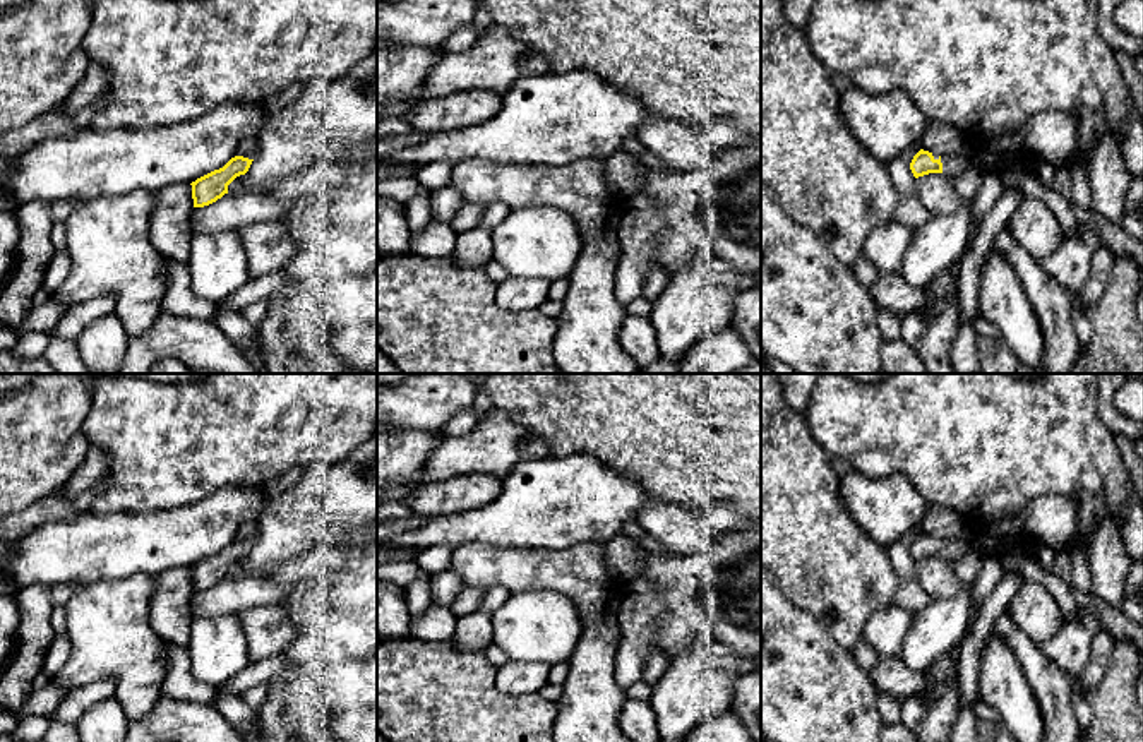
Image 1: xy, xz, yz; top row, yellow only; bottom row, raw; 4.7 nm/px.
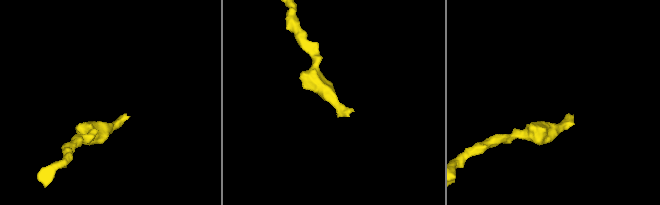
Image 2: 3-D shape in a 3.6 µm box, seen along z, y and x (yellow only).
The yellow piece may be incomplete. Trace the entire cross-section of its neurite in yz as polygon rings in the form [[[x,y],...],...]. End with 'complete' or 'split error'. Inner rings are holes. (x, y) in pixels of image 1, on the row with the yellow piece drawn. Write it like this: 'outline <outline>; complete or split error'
outline [[[920,149],[913,156],[910,170],[915,178],[929,173],[943,173],[951,180],[961,200],[970,200],[984,178],[984,171],[973,166],[972,154],[941,156]]]; split error

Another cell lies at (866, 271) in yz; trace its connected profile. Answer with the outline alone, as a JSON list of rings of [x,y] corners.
[[[865,254],[855,259],[852,271],[855,272],[857,279],[869,290],[872,288],[876,276],[879,272]]]

